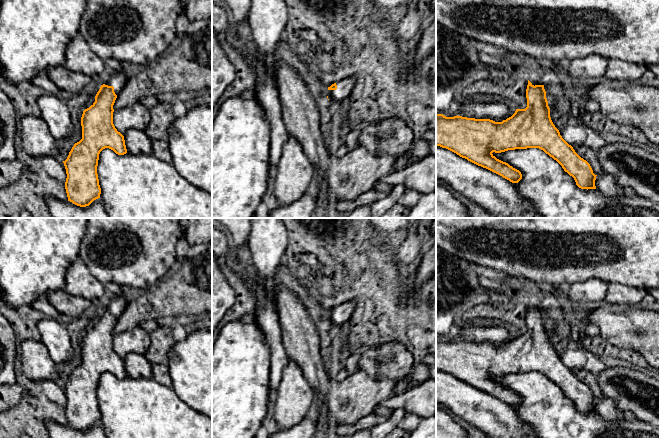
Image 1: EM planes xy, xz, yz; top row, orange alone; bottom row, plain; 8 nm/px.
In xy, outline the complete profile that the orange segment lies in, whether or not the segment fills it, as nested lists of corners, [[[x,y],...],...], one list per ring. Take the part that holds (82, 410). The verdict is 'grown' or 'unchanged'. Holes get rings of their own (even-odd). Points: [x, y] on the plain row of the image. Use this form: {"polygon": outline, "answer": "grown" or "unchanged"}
{"polygon": [[[122,294],[110,295],[95,320],[95,326],[83,335],[82,363],[75,367],[65,385],[65,413],[68,425],[86,431],[100,422],[97,398],[100,376],[109,372],[118,379],[127,377],[124,360],[113,348],[113,329],[127,305]]], "answer": "grown"}

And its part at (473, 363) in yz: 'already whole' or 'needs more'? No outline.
needs more

